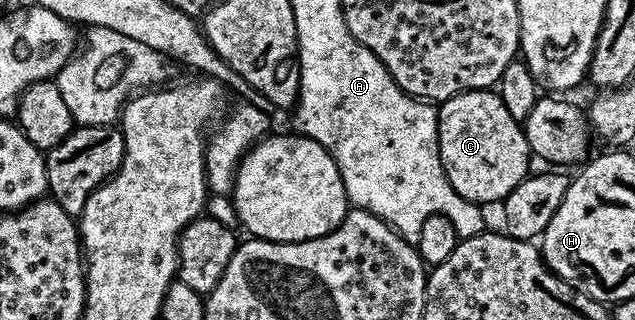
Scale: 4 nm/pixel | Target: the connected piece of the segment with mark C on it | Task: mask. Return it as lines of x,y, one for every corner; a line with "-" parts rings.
493,90
480,92
460,92
450,100
440,101
437,108
437,137
439,138
439,154
445,167
451,186
463,198
472,204
486,206
504,201
505,197
530,175
529,160
531,153
525,137
524,127
503,106
500,96

